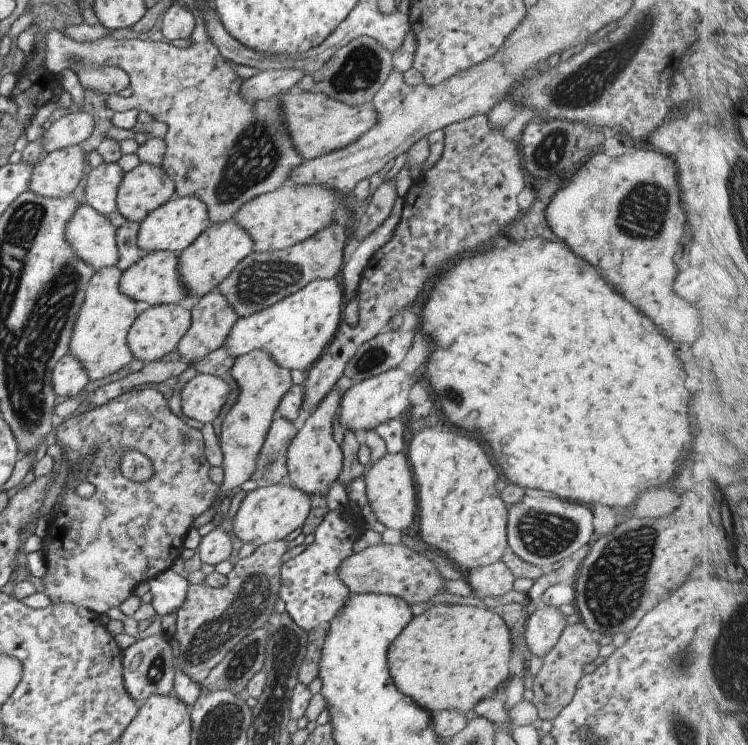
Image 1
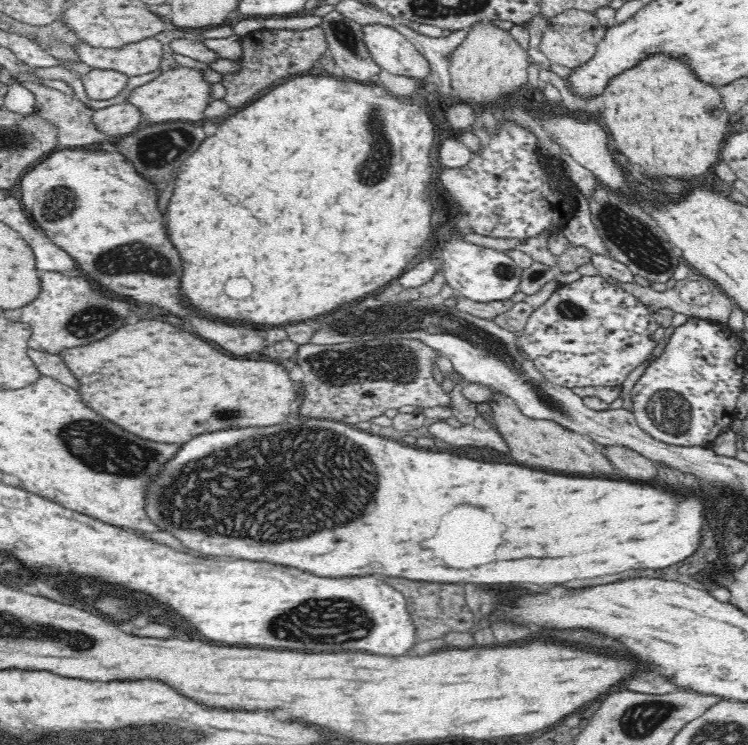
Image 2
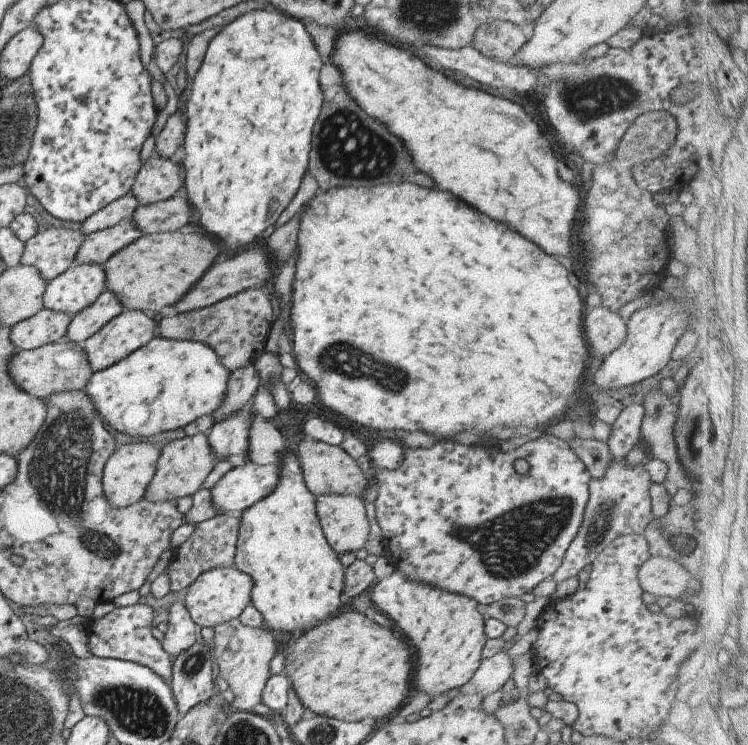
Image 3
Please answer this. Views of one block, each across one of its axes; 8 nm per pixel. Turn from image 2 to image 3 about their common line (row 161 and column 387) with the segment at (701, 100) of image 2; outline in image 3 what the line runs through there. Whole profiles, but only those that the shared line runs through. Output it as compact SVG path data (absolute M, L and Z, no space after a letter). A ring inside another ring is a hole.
M349 607L293 639L283 654L286 665L283 674L289 678L304 709L317 715L348 723L369 720L378 725L390 719L410 692L412 665L408 638L404 644L390 630L368 622L364 614Z

